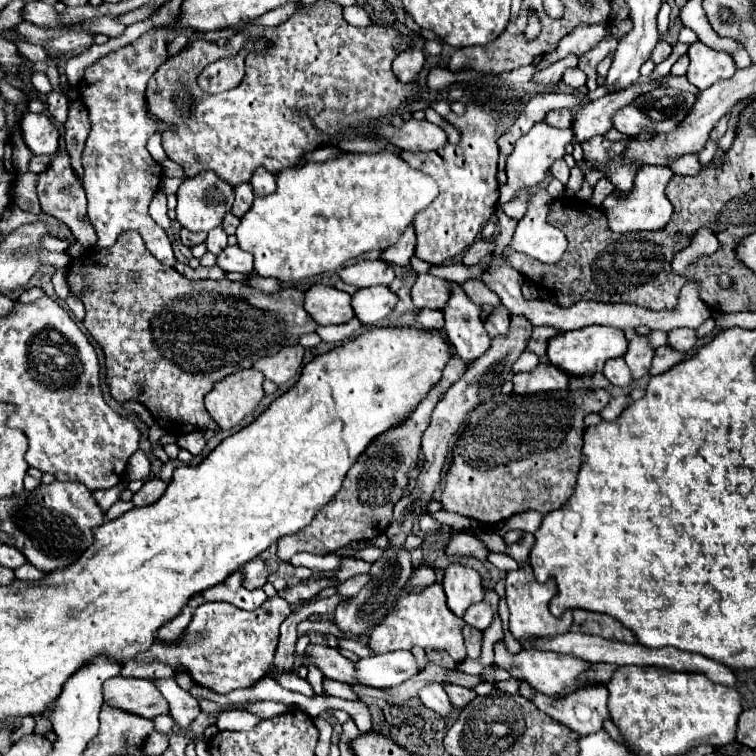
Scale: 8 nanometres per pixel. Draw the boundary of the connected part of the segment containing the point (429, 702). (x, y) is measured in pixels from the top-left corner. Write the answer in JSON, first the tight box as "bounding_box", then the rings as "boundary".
{"bounding_box":[418,682,452,716],"boundary":[[[430,682],[430,684],[426,684],[426,686],[418,692],[418,696],[420,696],[420,700],[424,702],[426,708],[430,708],[430,710],[442,714],[442,716],[448,716],[450,710],[452,710],[450,700],[448,700],[448,696],[446,696],[442,684]]]}

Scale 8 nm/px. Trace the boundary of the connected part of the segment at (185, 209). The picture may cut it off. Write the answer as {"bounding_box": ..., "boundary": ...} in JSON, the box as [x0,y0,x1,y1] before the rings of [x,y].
{"bounding_box":[176,172,234,232],"boundary":[[[204,172],[194,178],[186,178],[184,184],[178,188],[176,196],[178,196],[176,220],[182,224],[182,228],[188,228],[192,232],[210,232],[212,228],[220,226],[224,214],[230,212],[234,204],[234,194],[230,184],[222,182],[214,172]]]}

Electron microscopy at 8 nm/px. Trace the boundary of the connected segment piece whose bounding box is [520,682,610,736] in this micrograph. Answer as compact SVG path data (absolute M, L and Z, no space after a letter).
M526 682L520 684L520 696L532 700L542 712L554 720L576 730L580 736L590 734L602 728L602 722L610 718L608 714L608 688L604 684L580 688L558 702L552 702L548 696L534 692Z

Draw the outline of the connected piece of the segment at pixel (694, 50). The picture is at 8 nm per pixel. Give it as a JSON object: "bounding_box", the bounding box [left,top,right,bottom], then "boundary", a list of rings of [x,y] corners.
{"bounding_box":[686,42,736,90],"boundary":[[[702,42],[692,44],[688,48],[688,56],[690,56],[690,66],[686,78],[700,90],[710,88],[718,80],[728,80],[736,72],[736,64],[730,54],[712,50]]]}

